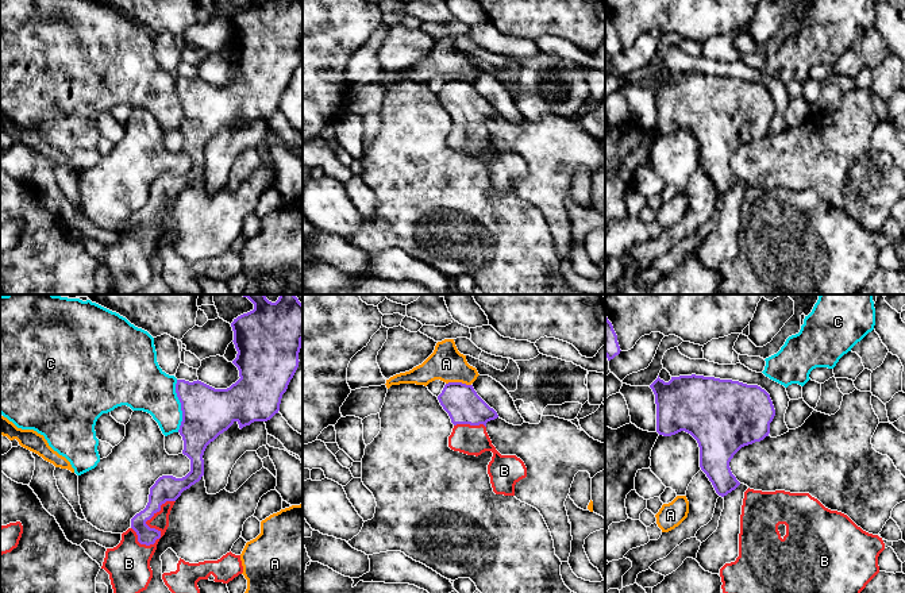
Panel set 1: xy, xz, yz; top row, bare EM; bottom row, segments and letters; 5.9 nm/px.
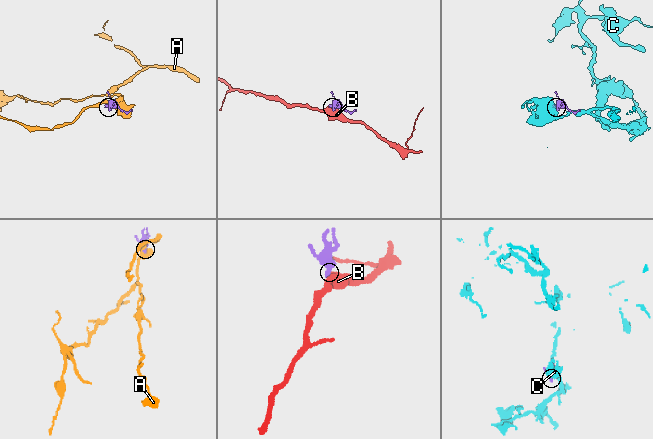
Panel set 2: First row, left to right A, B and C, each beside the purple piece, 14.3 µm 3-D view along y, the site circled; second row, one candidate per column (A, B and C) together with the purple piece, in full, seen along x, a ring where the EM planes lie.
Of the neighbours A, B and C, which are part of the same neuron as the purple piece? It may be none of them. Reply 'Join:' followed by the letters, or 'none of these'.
Join: B

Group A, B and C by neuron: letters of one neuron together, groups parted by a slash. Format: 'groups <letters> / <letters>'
groups A / B / C

